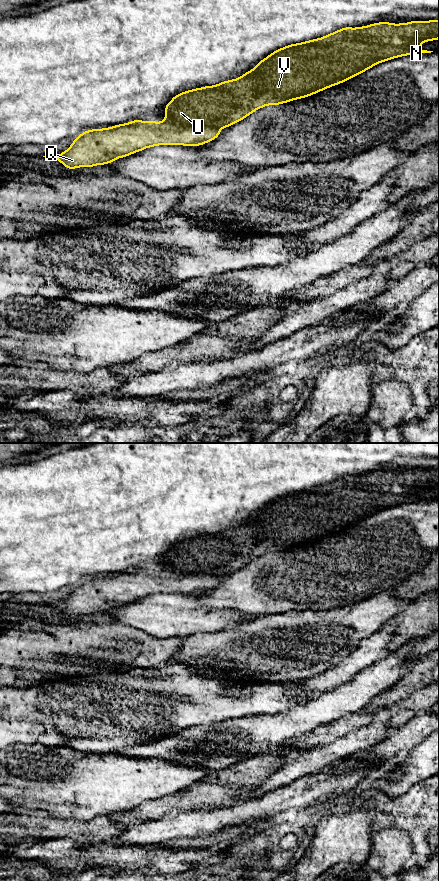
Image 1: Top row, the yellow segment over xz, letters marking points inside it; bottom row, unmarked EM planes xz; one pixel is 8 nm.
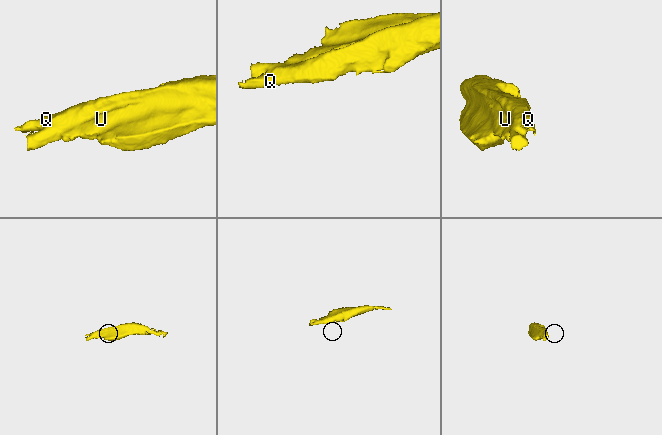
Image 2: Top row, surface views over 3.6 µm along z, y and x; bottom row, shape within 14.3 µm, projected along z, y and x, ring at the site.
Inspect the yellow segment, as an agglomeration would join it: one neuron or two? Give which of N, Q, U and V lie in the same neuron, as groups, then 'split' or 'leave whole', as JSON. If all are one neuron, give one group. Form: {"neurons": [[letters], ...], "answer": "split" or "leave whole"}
{"neurons": [["N", "U", "V"], ["Q"]], "answer": "split"}

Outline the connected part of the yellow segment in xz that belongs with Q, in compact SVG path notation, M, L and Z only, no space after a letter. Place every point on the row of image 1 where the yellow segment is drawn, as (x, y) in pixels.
M133 120L126 124L119 124L104 129L92 129L83 132L75 138L72 145L57 156L43 156L55 158L67 169L104 165L121 157L127 157L148 147L157 145L194 145L200 146L210 142L220 135L220 129L213 127L180 127L169 122L154 122Z

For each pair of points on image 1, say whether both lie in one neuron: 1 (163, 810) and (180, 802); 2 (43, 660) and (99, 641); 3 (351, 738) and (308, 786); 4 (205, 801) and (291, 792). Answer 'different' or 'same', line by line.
1: same
2: same
3: different
4: different

